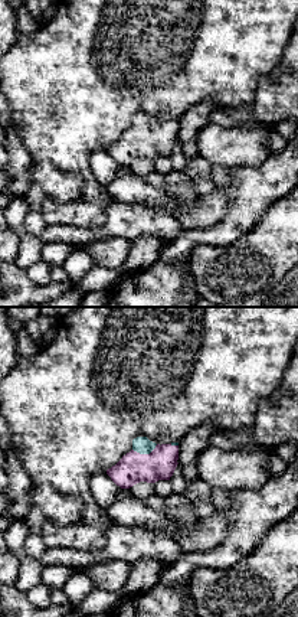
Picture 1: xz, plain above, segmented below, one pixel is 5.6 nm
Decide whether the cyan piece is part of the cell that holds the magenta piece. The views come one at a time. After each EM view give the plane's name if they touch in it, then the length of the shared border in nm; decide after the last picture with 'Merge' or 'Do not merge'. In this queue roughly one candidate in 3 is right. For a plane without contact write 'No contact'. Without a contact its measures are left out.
Touches magenta in xz. Shared border 150 nm

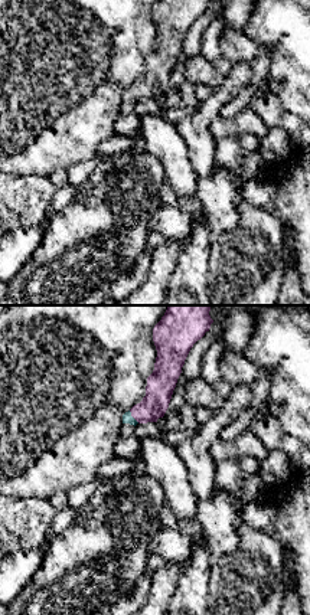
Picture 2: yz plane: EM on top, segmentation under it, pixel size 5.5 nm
Touches magenta in yz. Shared border 90 nm

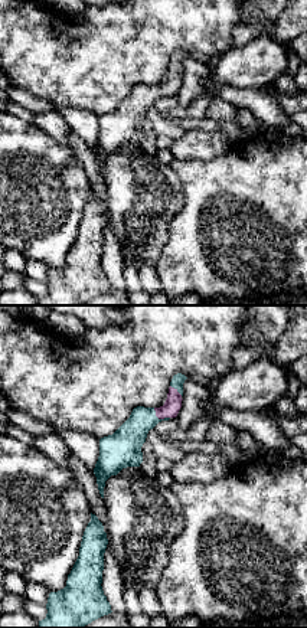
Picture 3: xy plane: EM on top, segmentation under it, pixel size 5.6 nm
Touches magenta in xy. Shared border 110 nm

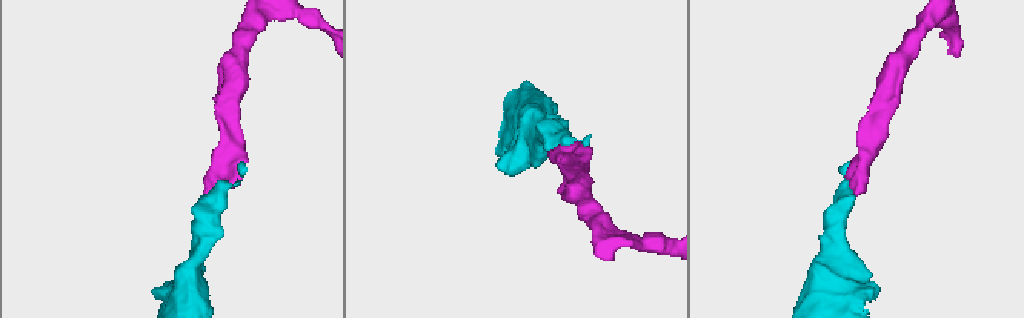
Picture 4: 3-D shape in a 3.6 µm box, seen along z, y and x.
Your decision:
Merge

